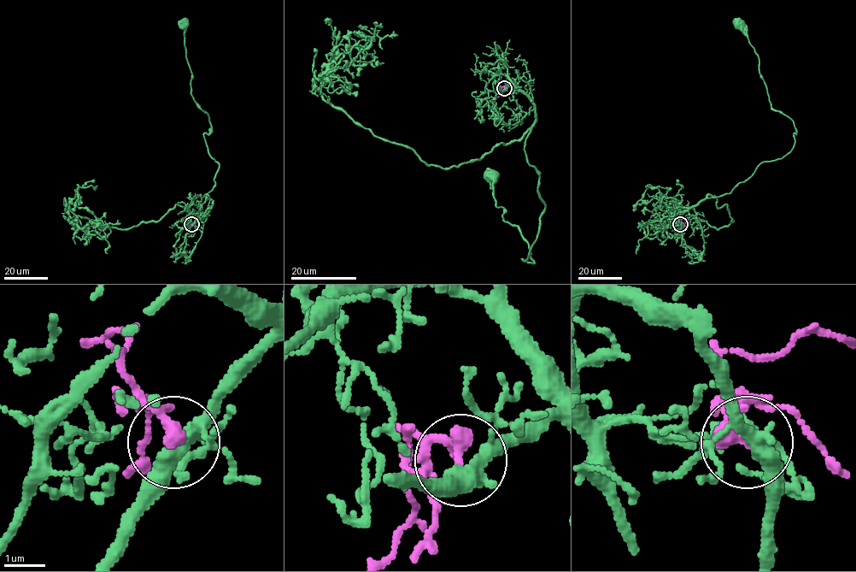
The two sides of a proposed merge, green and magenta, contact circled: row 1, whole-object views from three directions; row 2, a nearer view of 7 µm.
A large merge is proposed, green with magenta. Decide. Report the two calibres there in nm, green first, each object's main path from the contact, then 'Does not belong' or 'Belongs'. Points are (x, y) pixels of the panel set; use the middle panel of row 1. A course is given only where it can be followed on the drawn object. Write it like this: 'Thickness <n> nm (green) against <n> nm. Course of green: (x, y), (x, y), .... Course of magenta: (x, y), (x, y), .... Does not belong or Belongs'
Thickness 320 nm (green) against 280 nm. Course of green: (505, 89), (533, 105), (524, 146), (545, 209), (522, 259), (530, 262), (520, 230), (496, 206), (491, 175). Course of magenta: (505, 88), (501, 87), (495, 102). Belongs

